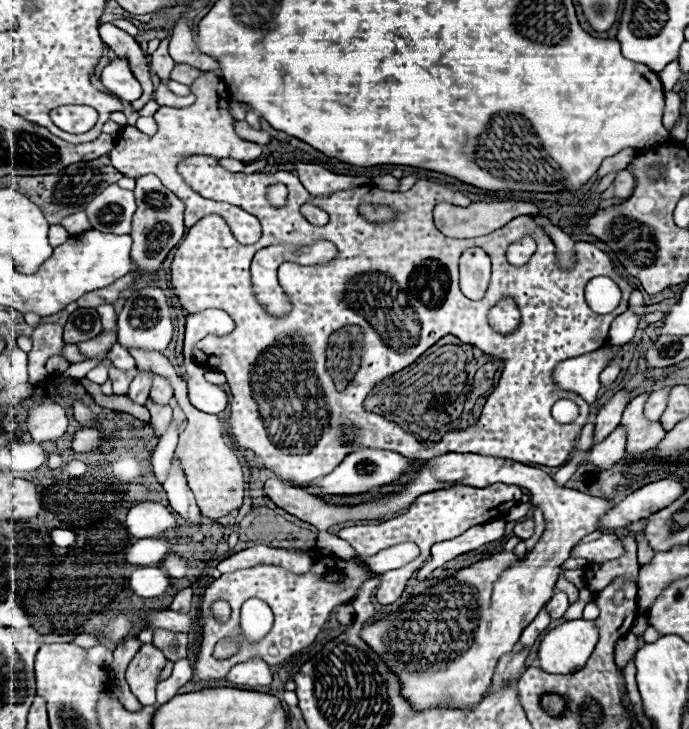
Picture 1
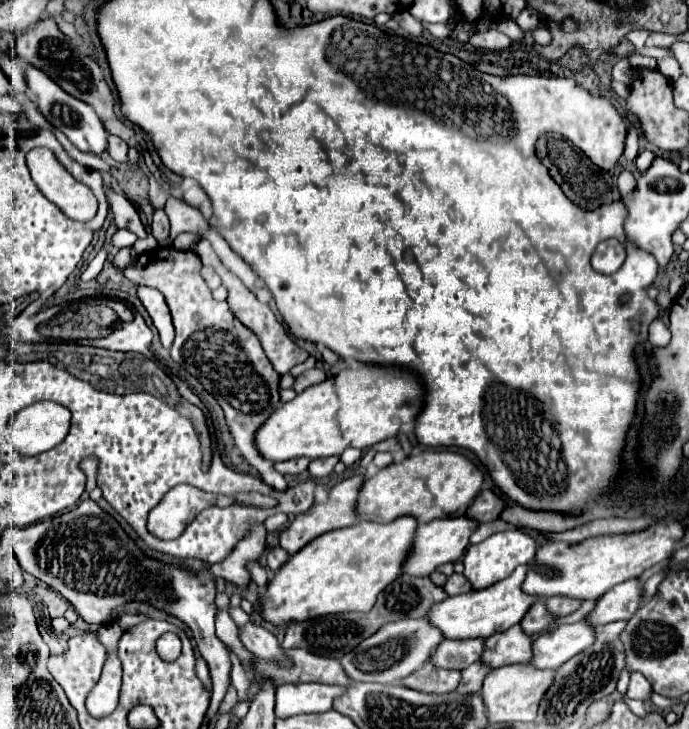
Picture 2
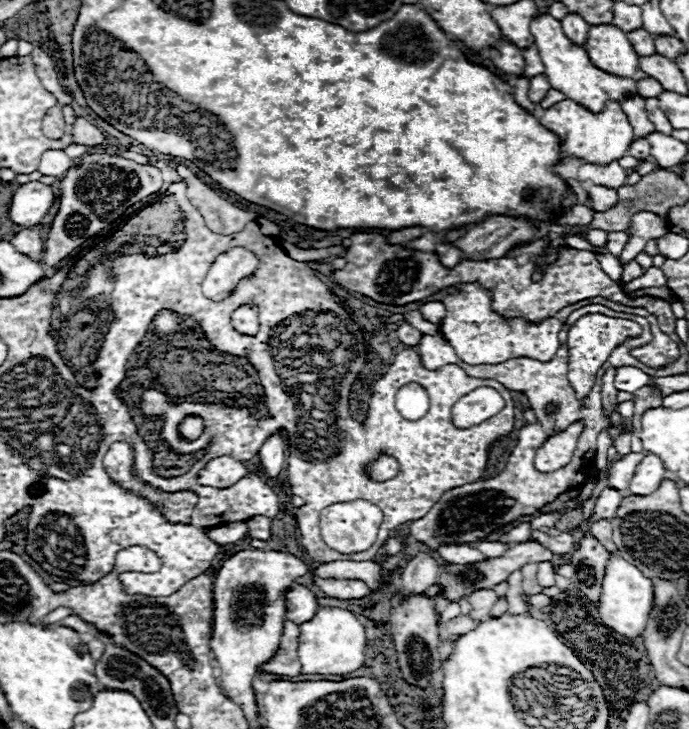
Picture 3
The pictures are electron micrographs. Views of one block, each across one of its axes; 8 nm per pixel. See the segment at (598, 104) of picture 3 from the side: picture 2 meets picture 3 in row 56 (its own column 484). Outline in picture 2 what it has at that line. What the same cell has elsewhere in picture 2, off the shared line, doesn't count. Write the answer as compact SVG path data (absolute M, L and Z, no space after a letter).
M506 530L506 532L494 534L492 538L480 542L480 544L468 546L468 550L462 558L462 562L464 562L462 574L472 584L472 590L484 590L484 588L508 578L516 570L516 566L530 564L532 556L536 554L536 548L538 548L536 538L522 530Z

